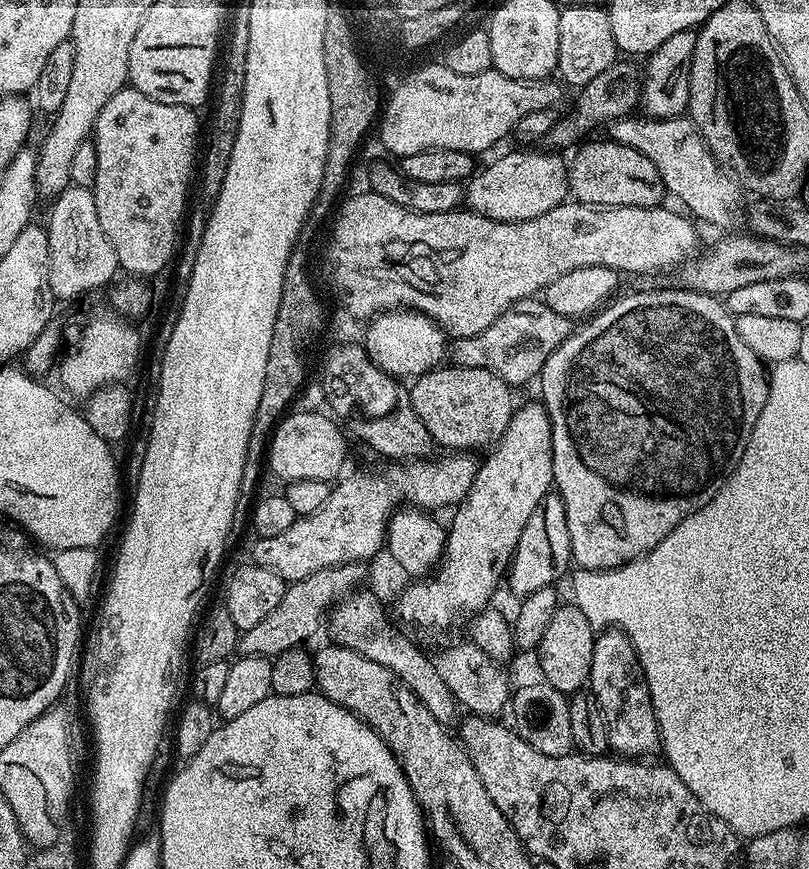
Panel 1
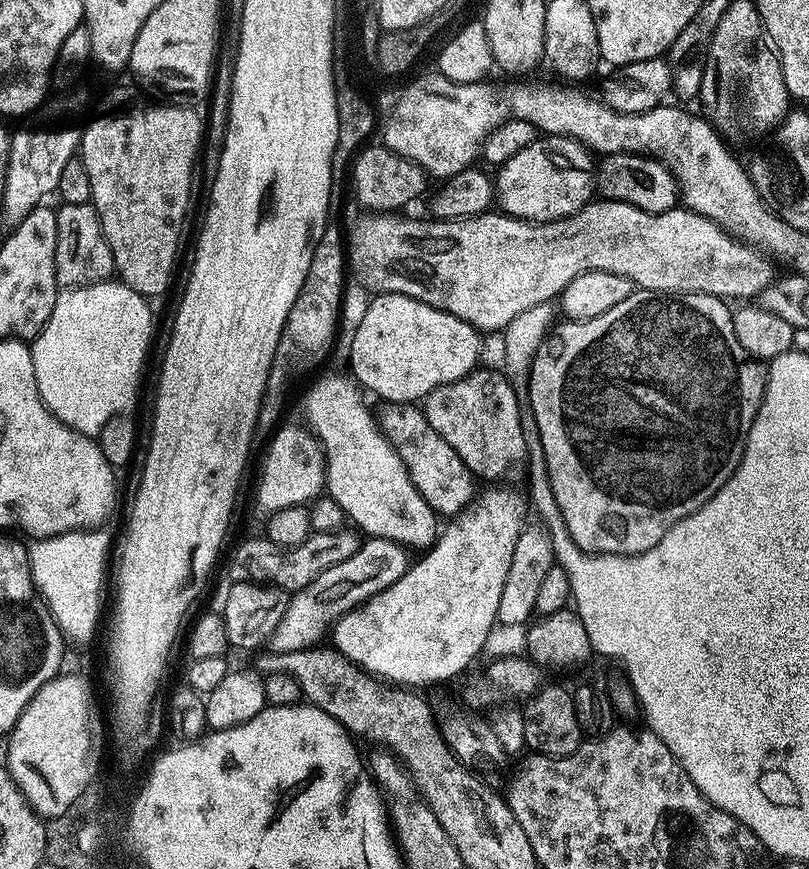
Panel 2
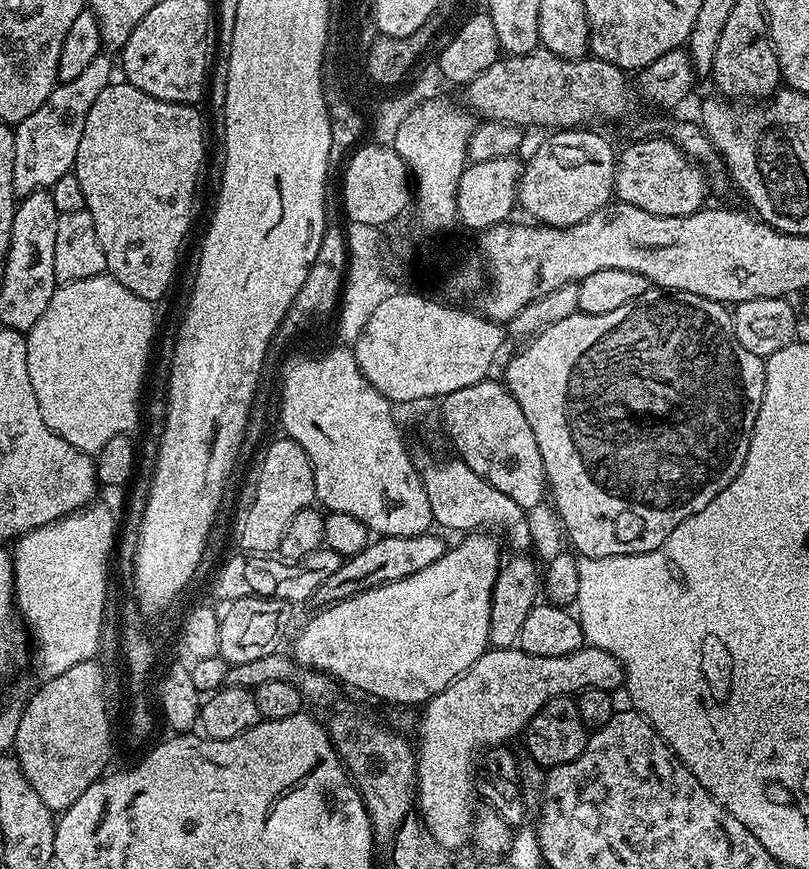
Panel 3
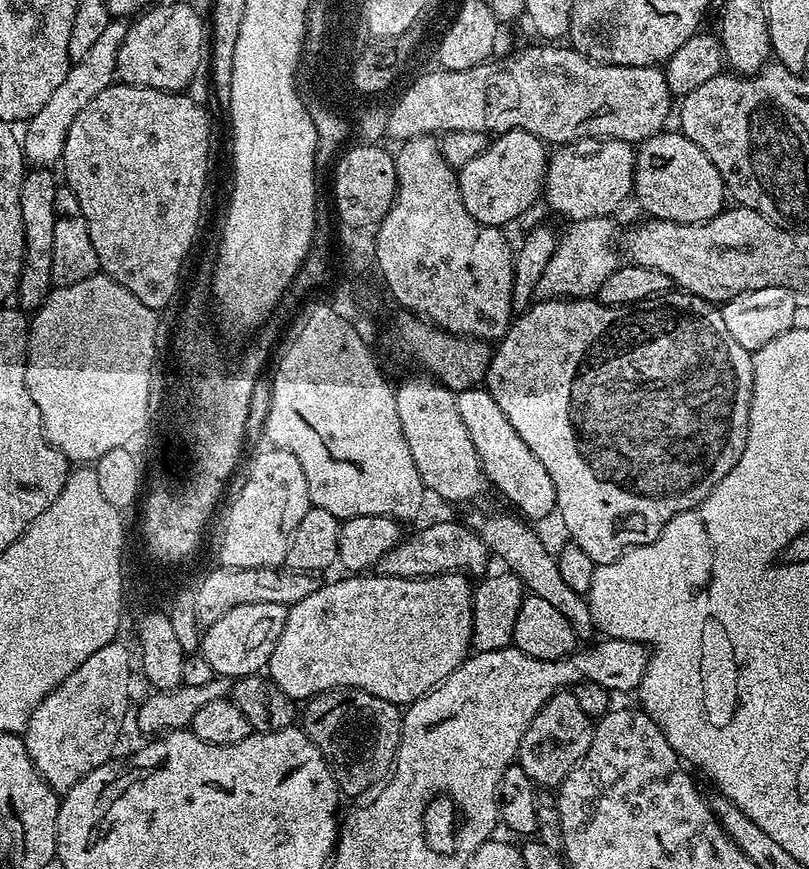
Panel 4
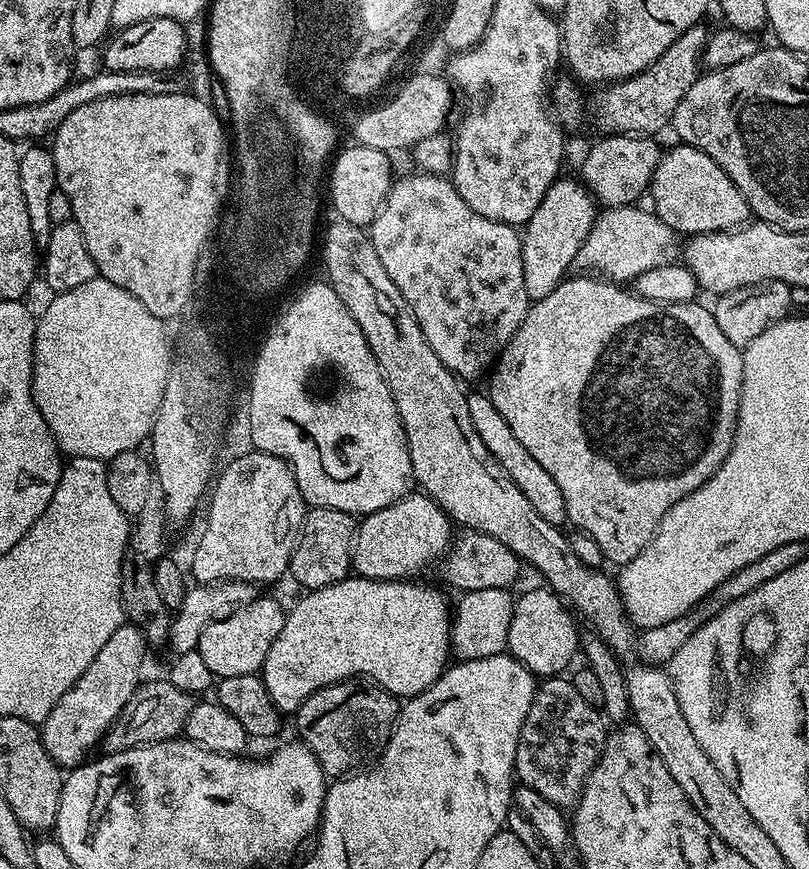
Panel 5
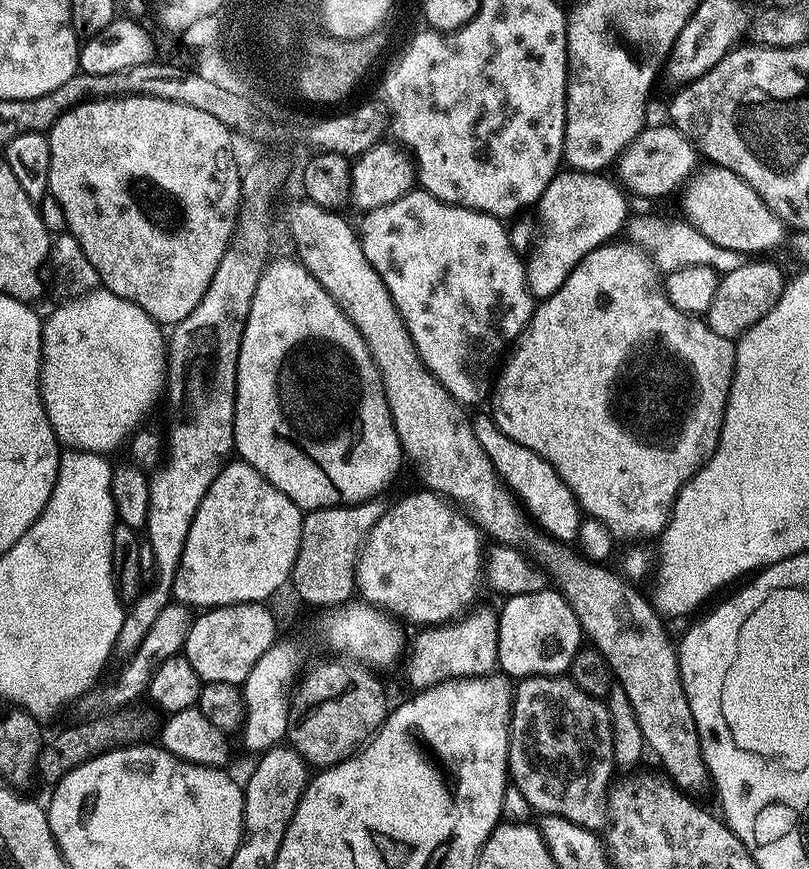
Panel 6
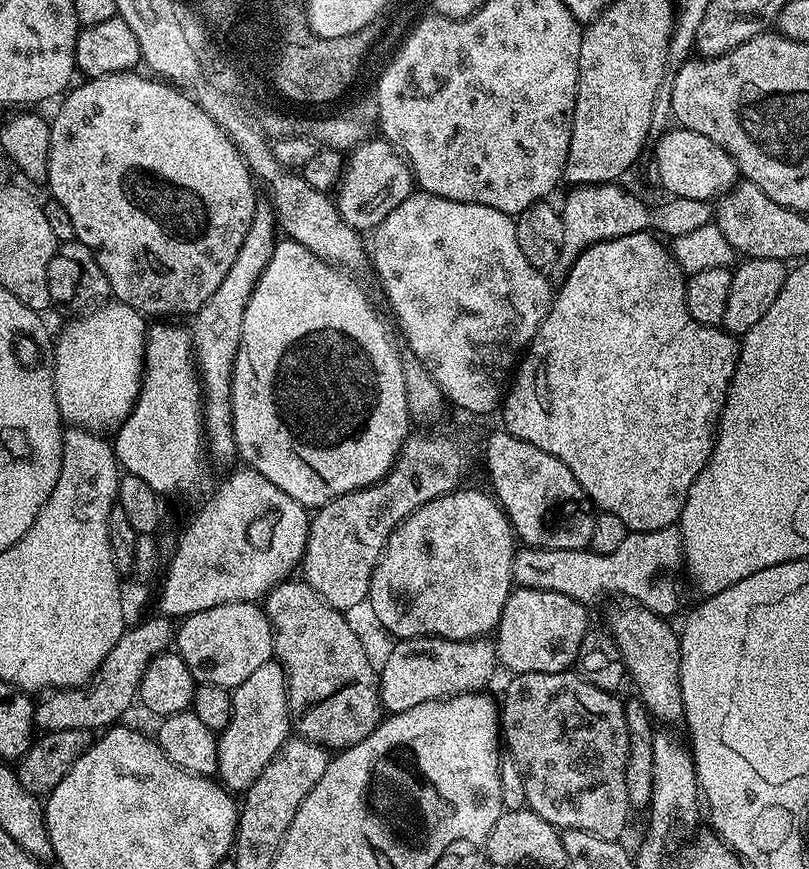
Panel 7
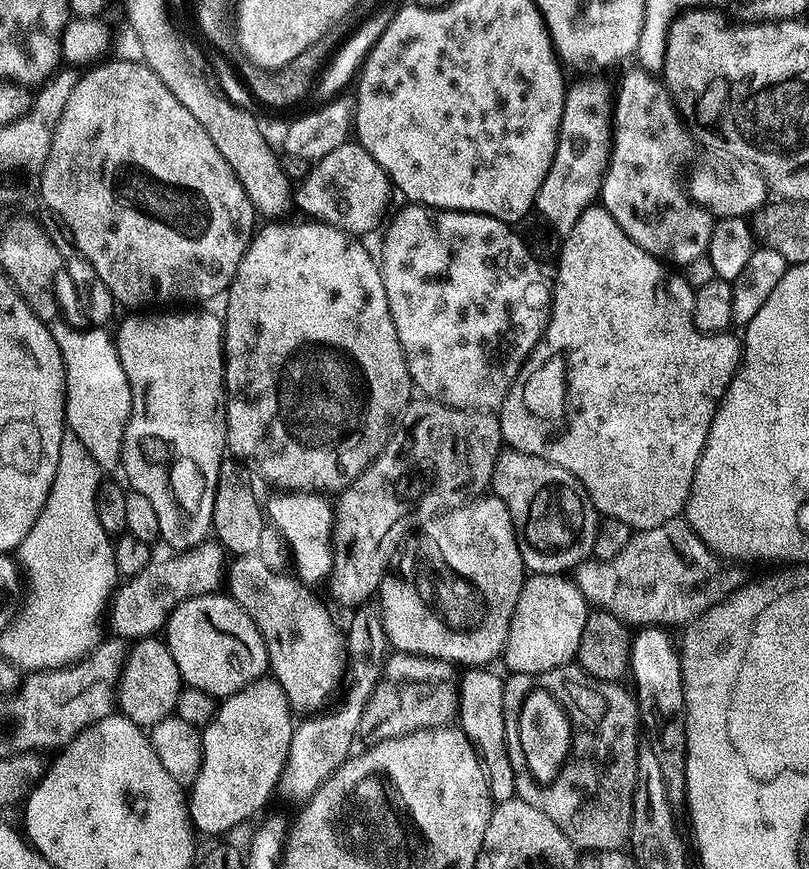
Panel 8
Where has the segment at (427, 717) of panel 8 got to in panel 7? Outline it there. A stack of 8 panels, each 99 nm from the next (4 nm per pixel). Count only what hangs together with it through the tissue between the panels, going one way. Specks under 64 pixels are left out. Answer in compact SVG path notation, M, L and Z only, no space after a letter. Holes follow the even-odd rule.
M419 636L400 640L378 672L380 702L388 714L405 712L422 702L443 700L461 692L479 689L498 668L496 646L488 638L448 640L444 636Z

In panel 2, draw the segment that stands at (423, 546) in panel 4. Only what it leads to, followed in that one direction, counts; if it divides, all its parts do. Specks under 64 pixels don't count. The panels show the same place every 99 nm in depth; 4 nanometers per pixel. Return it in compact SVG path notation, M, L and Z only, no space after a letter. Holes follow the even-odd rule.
M368 538L357 547L350 558L322 570L314 582L310 582L299 592L291 593L286 614L282 614L282 622L274 626L274 630L267 637L266 644L273 652L293 652L317 647L320 640L329 635L330 629L336 621L341 620L346 613L365 604L372 596L379 596L385 592L410 567L410 559L405 549L400 545L381 540Z

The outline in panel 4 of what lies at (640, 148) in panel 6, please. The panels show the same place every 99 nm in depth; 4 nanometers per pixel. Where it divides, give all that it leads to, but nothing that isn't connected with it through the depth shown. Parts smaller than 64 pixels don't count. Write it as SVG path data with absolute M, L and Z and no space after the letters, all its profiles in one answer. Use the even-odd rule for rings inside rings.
M581 140L567 146L560 146L549 155L548 168L544 172L544 187L542 189L543 203L548 203L554 211L560 216L565 216L565 221L571 222L580 219L611 217L614 212L618 211L627 200L633 195L632 183L634 182L634 166L636 165L636 154L633 145L628 144L624 140Z

